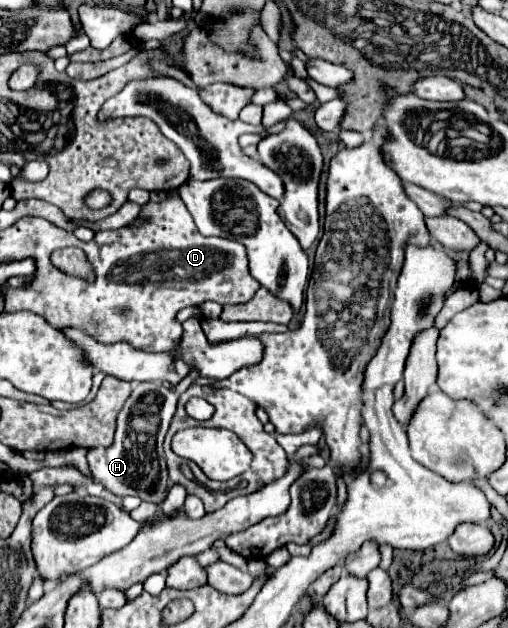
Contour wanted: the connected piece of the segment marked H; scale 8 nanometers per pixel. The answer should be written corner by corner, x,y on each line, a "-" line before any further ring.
186,377
178,387
174,387
174,391
166,389
160,381
136,383
132,389
132,395
128,397
128,401
124,403
124,407
118,415
114,443
106,449
104,447
90,449
90,453
87,455
92,479
102,483
110,493
114,493
118,497
138,495
142,501
160,503
168,489
168,471
166,471
162,443
164,443
166,431
170,427
170,421
176,413
178,397
186,391
186,387
190,383
192,381
188,381
188,377

